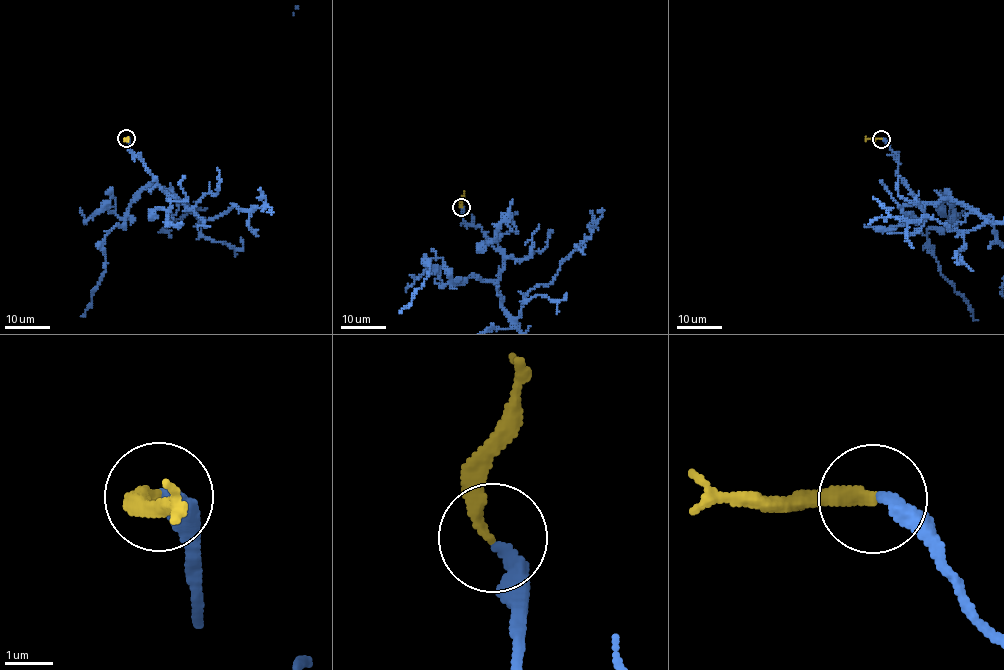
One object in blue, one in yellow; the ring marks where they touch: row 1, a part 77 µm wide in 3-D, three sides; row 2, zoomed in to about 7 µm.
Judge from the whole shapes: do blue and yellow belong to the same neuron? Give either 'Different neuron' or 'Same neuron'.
Same neuron

